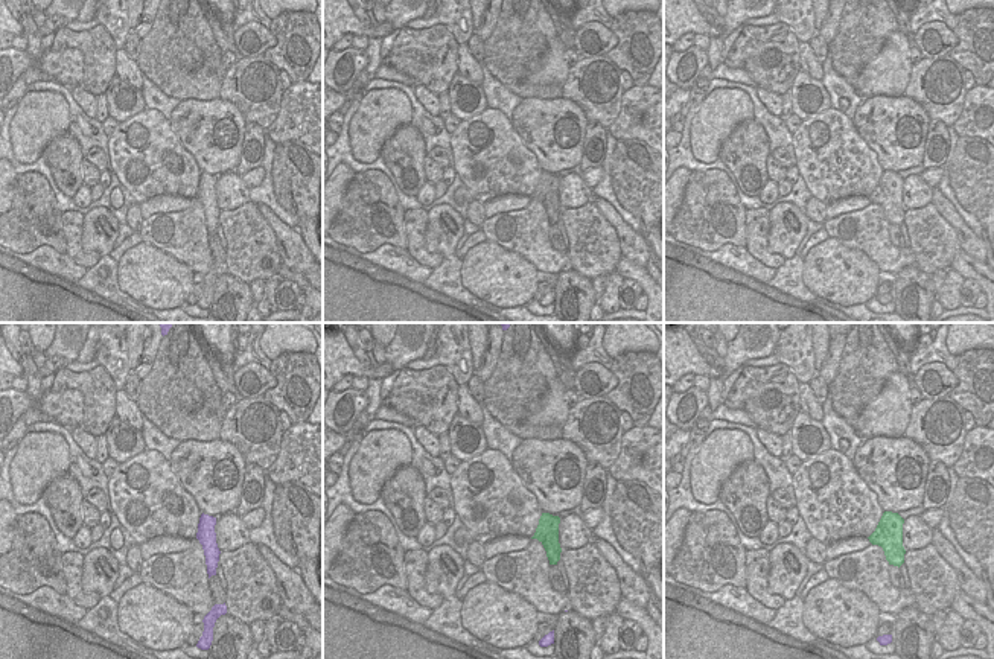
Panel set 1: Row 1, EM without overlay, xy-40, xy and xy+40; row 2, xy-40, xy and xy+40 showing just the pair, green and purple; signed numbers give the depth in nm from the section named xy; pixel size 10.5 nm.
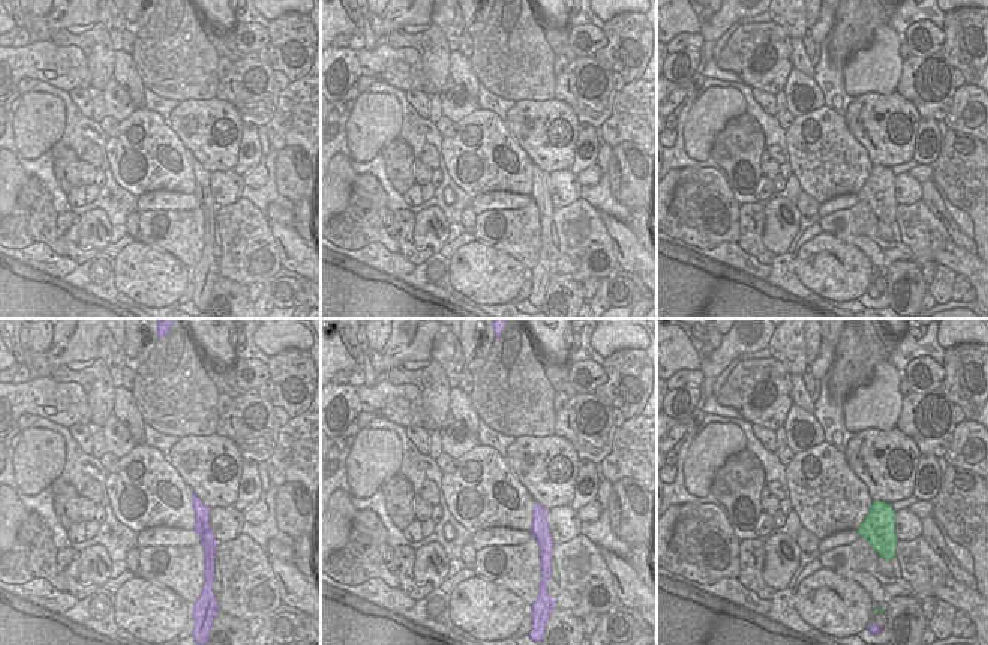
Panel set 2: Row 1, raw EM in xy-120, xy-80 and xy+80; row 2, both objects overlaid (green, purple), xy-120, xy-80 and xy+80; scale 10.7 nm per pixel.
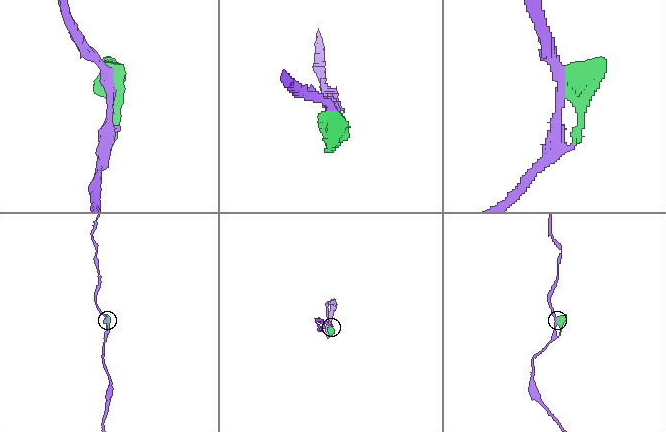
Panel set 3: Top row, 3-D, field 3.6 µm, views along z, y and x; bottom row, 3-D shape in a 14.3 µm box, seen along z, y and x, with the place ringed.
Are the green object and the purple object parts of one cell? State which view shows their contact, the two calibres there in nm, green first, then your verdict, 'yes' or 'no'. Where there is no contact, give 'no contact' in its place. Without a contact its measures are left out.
no contact; yes

